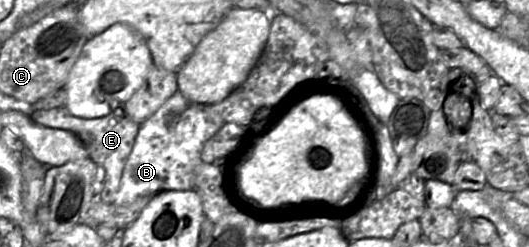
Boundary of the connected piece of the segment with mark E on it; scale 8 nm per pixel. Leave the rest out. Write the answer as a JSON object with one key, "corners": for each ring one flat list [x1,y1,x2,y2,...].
{"corners":[[65,107,50,110,36,110,31,118,37,124,53,129,73,133,84,145,88,158,97,166,105,169,105,185,100,200,105,204,113,204,120,187,121,177,126,161,133,149,140,125,135,123,123,108,116,108,102,118,84,119,73,116]]}

